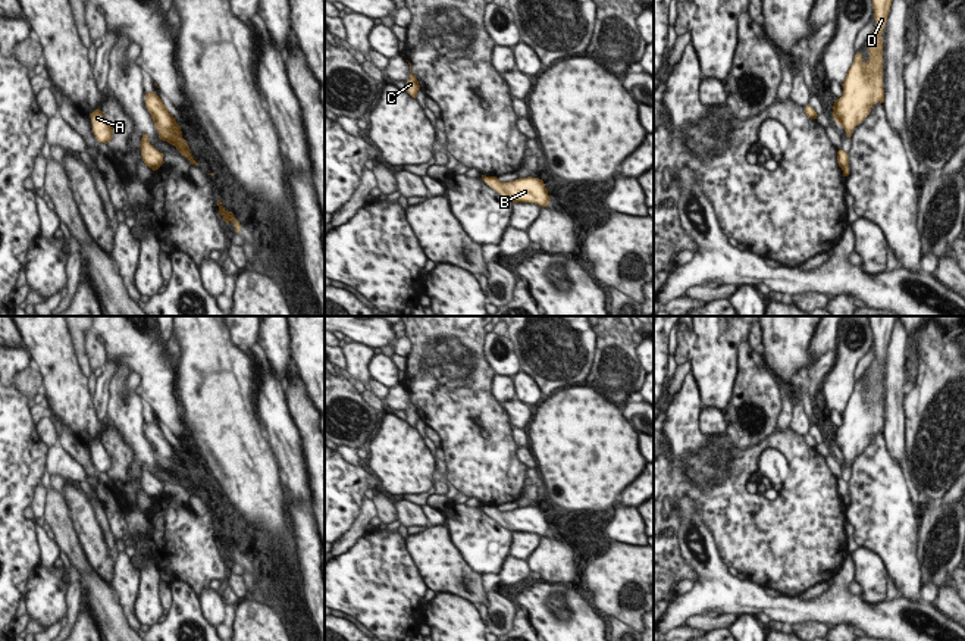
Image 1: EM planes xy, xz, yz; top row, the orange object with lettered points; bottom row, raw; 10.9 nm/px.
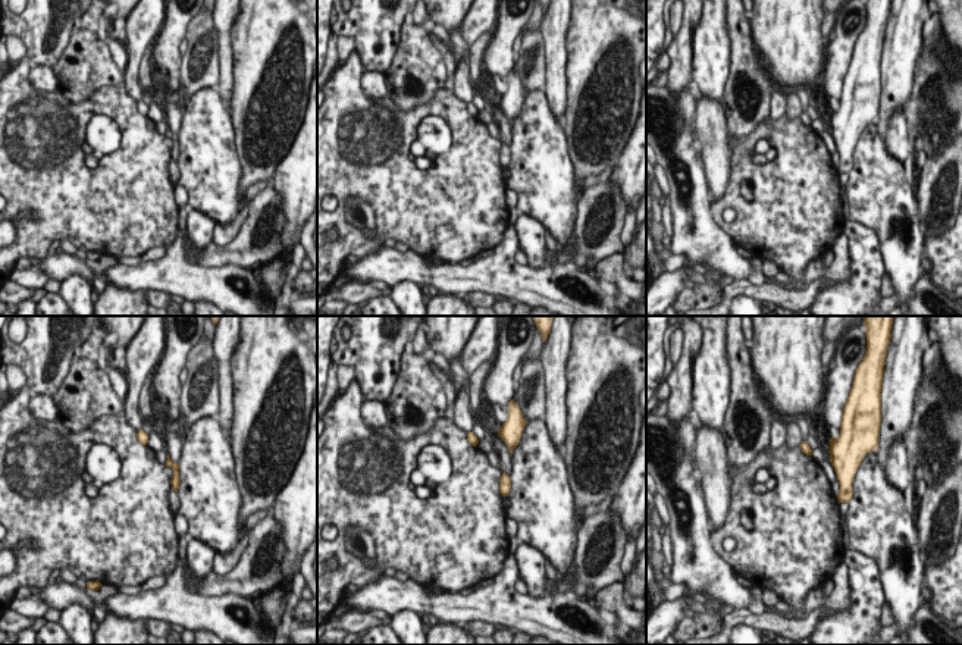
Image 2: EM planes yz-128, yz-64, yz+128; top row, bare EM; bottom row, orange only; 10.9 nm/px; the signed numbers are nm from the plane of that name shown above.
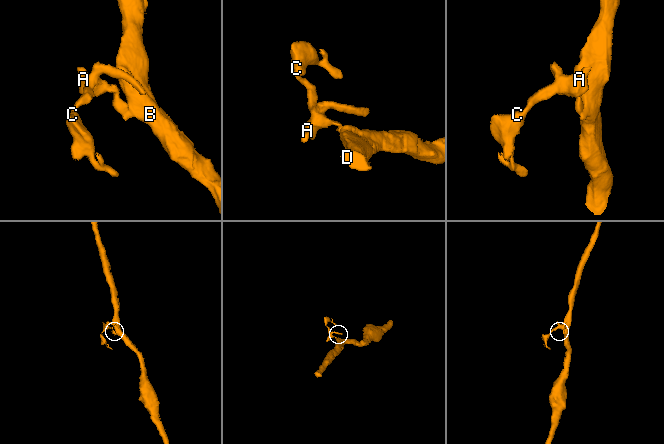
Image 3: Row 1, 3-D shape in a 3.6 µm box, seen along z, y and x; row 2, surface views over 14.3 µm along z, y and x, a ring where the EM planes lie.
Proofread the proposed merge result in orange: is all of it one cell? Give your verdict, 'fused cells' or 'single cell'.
fused cells

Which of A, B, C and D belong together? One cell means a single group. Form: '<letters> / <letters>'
A C / B D

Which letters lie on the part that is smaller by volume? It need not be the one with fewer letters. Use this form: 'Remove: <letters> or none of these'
Remove: A, C

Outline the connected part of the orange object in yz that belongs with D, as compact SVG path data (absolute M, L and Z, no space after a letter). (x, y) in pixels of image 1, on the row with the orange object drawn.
M872 0L875 28L870 37L870 60L864 62L859 51L855 54L842 84L843 94L834 100L833 118L849 138L855 126L870 115L871 107L878 101L884 103L881 32L886 26L890 6L892 0Z

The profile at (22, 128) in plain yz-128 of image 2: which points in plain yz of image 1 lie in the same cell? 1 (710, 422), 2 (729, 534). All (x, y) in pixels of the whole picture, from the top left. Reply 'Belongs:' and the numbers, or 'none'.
Belongs: 2

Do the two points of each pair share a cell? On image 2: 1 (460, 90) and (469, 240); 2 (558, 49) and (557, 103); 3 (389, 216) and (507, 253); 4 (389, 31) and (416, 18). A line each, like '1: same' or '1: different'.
1: different
2: same
3: different
4: different

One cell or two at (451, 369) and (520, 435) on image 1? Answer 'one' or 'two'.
two

